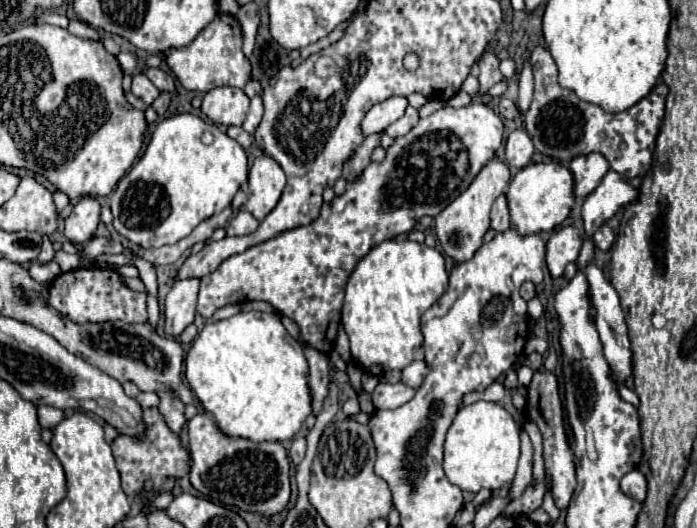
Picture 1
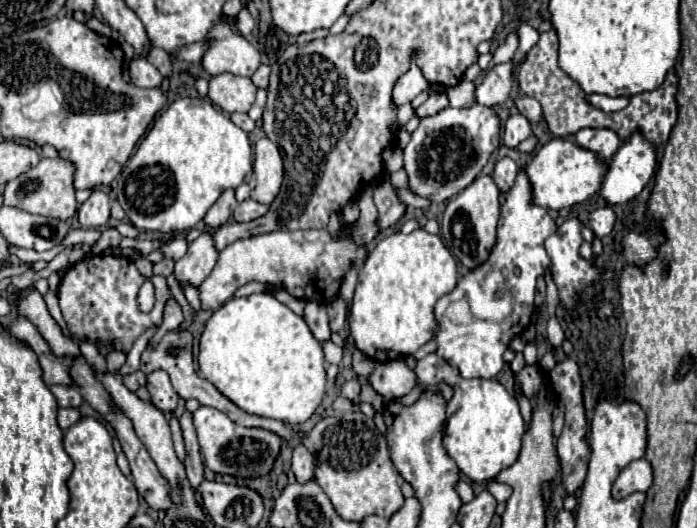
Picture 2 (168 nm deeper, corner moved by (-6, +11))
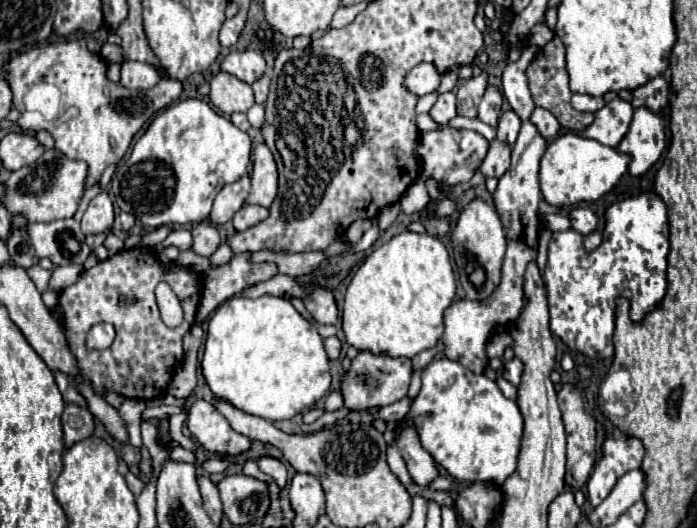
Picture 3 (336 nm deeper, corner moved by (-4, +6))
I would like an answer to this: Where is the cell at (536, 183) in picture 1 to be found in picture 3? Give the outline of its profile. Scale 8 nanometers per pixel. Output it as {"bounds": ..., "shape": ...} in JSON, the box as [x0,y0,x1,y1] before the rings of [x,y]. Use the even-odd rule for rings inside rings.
{"bounds":[540,131,630,207],"shape":[[[568,131],[558,135],[548,145],[540,161],[540,189],[544,199],[554,207],[576,205],[582,201],[596,201],[620,181],[620,177],[628,171],[628,163],[630,155]]]}

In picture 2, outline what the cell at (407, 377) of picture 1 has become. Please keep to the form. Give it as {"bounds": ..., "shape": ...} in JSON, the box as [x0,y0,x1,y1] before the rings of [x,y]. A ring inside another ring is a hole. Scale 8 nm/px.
{"bounds":[416,354,526,482],"shape":[[[428,354],[416,362],[416,376],[424,386],[434,386],[438,382],[448,382],[454,386],[456,394],[448,402],[444,448],[462,470],[462,474],[466,474],[466,478],[472,482],[494,480],[500,470],[512,466],[518,460],[526,426],[522,424],[522,414],[518,410],[516,398],[508,394],[500,382],[484,378],[464,380],[458,376],[456,368],[444,362],[438,354]]]}

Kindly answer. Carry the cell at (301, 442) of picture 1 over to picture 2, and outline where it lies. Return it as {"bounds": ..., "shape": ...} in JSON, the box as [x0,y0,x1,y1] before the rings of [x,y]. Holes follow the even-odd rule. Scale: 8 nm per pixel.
{"bounds":[292,444,314,482],"shape":[[[298,444],[294,448],[292,472],[294,472],[298,482],[308,482],[314,476],[314,456],[312,456],[312,452],[304,444]]]}

